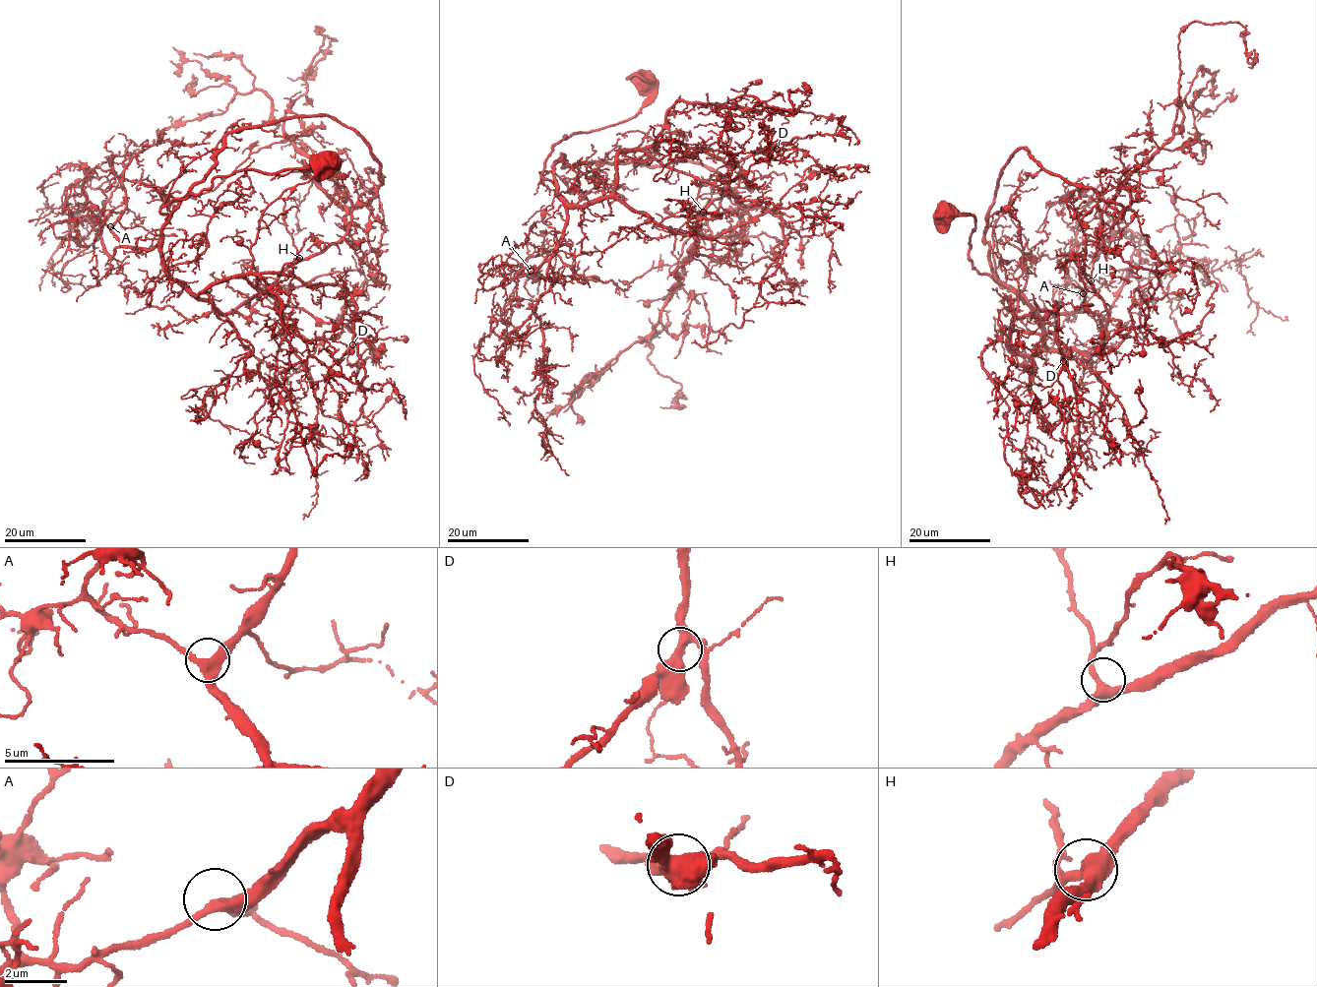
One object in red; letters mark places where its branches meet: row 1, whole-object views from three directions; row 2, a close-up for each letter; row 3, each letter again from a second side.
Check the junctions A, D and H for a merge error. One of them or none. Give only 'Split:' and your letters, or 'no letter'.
Split: D

